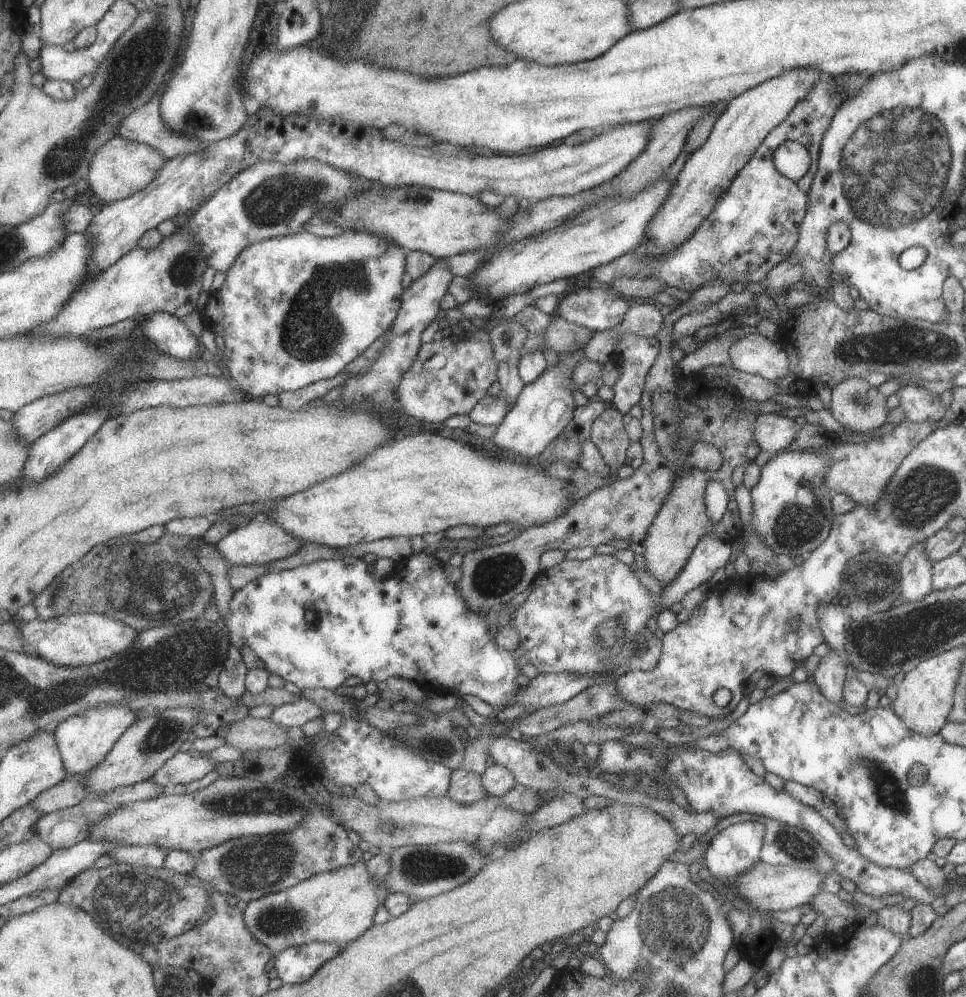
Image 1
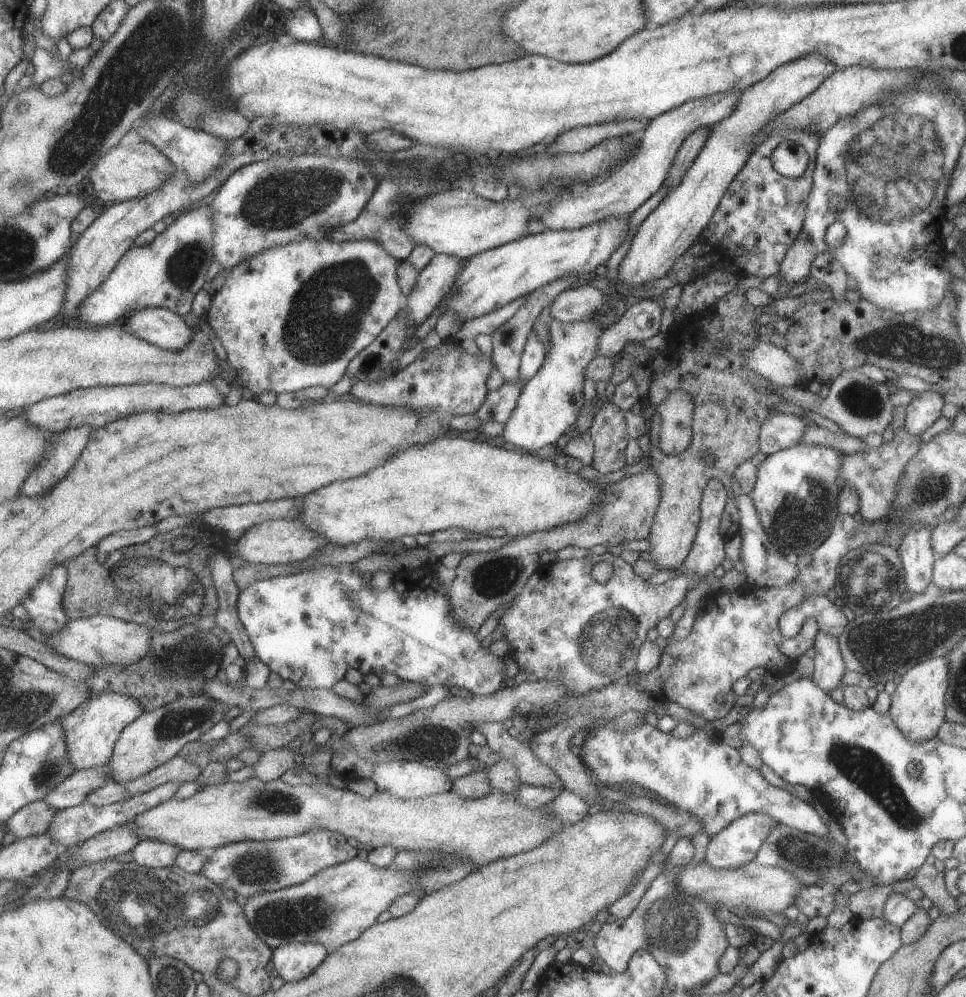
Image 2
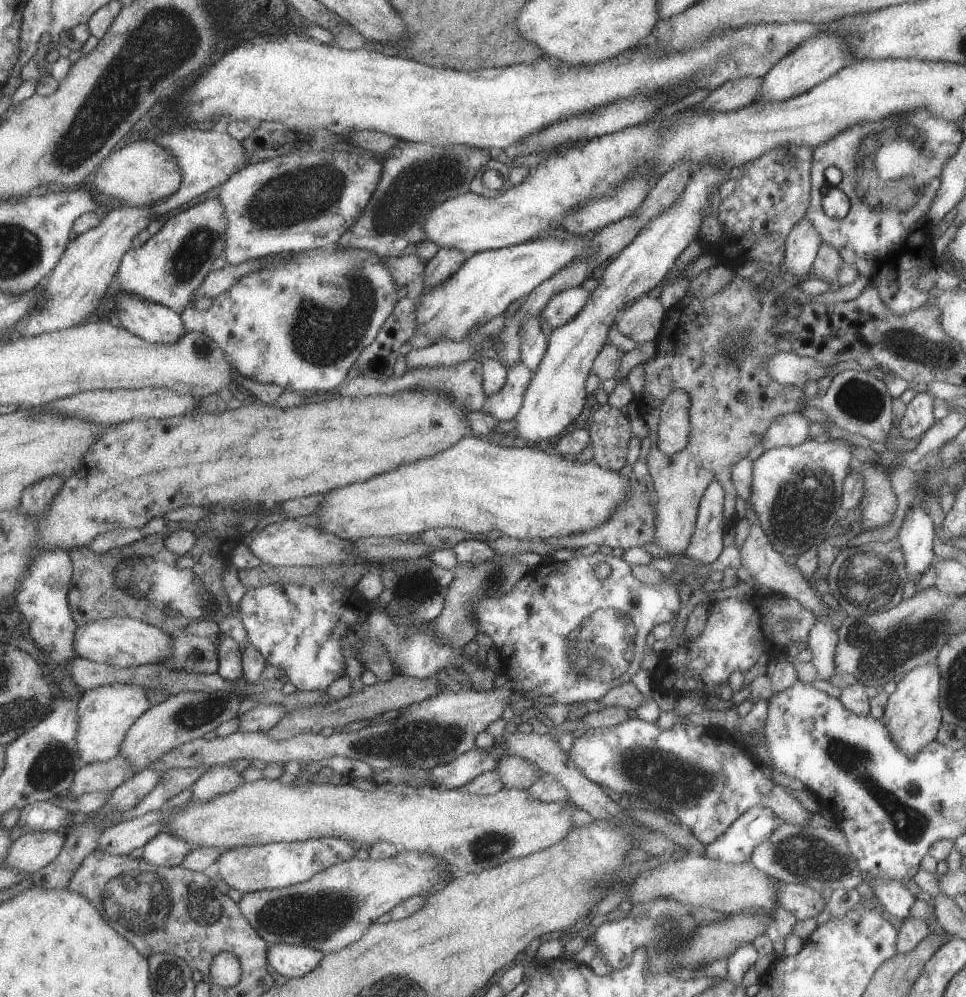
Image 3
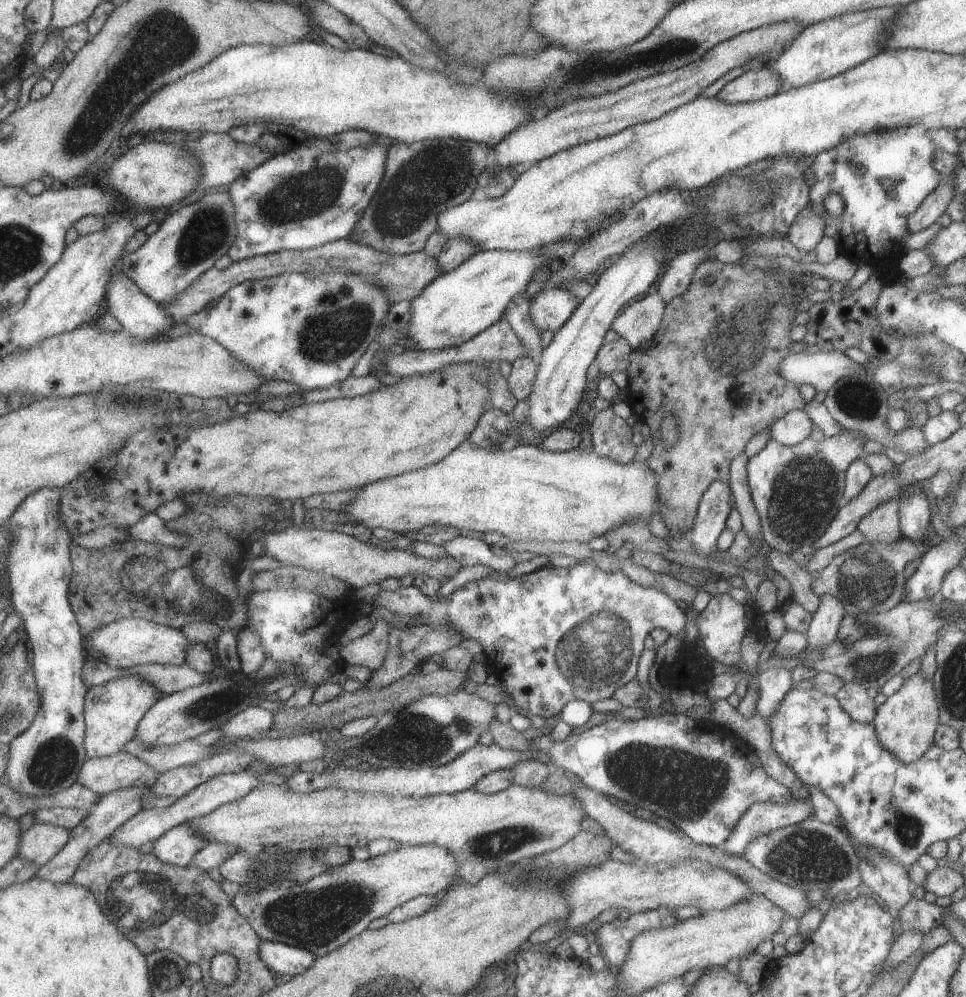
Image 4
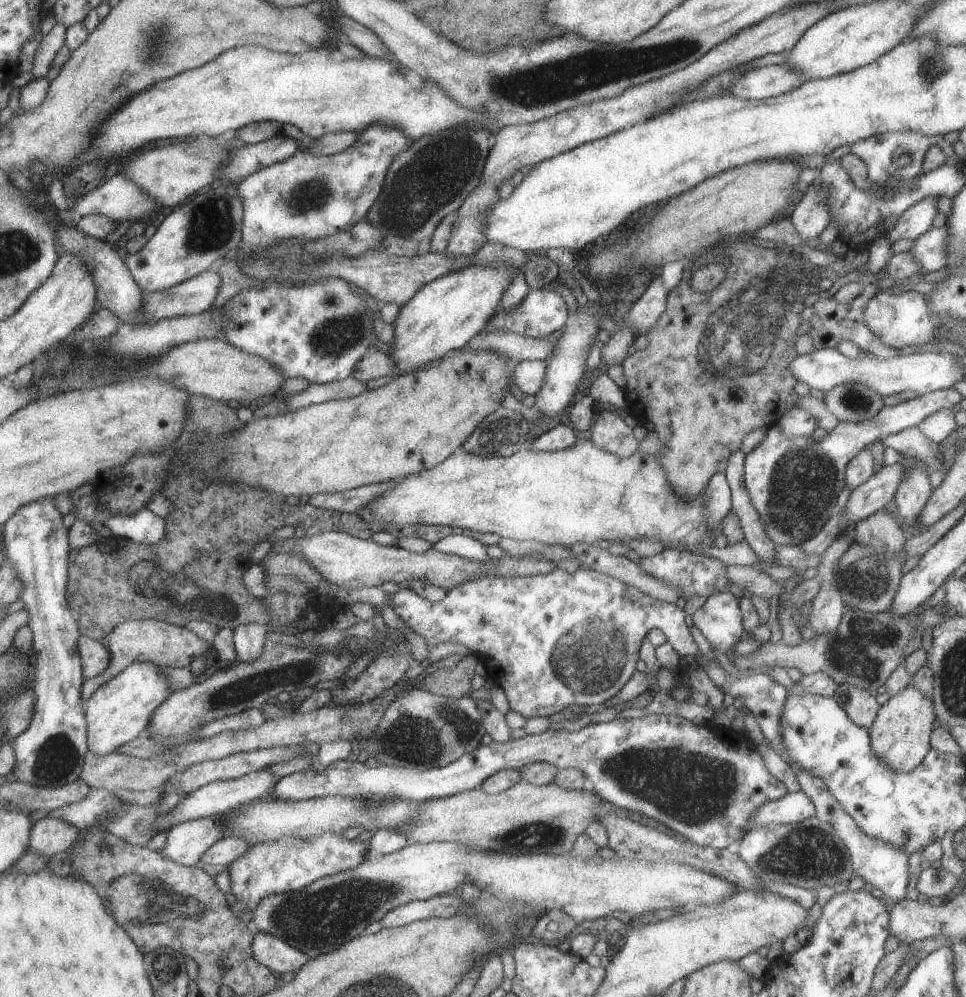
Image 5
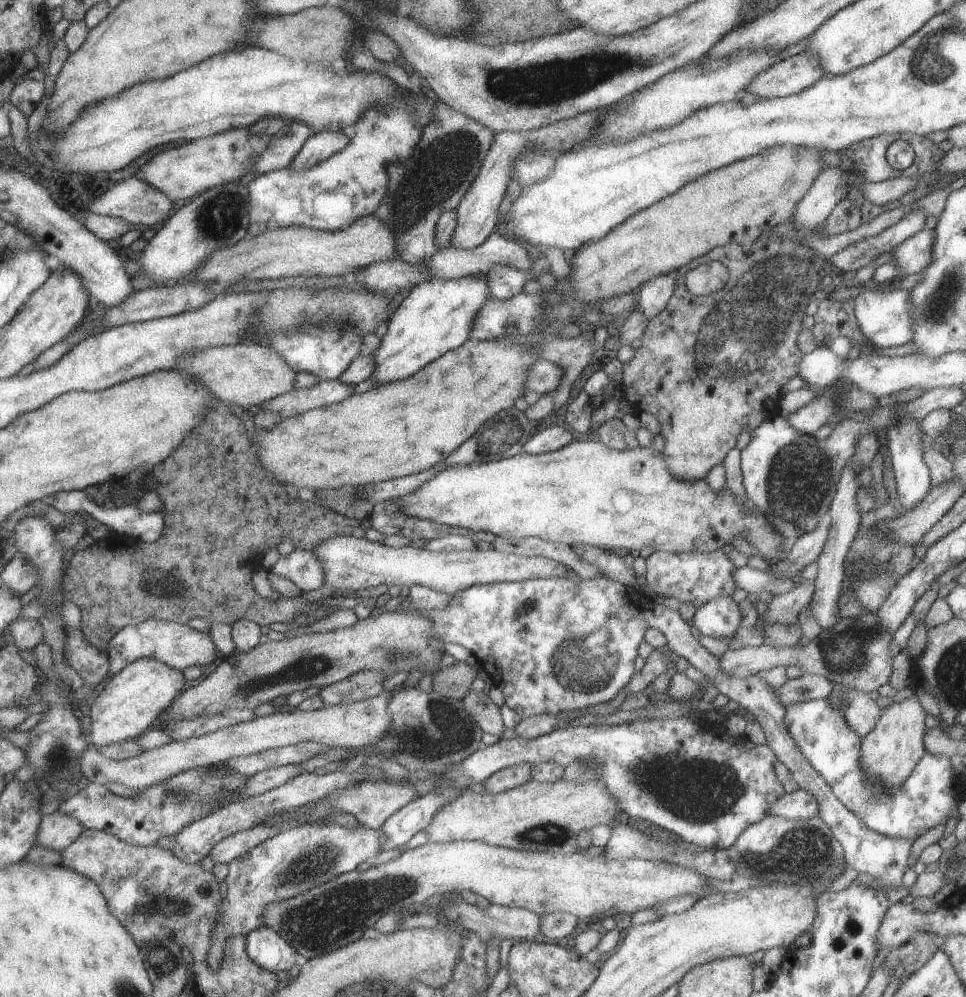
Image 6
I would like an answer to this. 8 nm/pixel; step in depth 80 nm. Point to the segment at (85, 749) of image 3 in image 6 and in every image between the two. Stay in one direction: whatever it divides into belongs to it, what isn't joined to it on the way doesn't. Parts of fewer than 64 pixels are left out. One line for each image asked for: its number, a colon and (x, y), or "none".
4: (111, 712)
5: (118, 711)
6: (133, 700)

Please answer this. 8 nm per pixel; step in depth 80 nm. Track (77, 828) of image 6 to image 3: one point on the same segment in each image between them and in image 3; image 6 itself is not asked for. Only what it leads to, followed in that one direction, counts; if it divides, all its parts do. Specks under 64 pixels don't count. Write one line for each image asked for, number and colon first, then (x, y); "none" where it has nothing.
3: (31, 851)
4: (41, 842)
5: (48, 836)

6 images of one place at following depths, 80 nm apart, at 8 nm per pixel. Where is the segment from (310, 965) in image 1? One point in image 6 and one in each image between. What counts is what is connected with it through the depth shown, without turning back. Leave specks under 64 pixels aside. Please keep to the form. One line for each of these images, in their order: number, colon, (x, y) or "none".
2: (293, 962)
3: (290, 961)
4: (281, 959)
5: (278, 957)
6: (267, 949)

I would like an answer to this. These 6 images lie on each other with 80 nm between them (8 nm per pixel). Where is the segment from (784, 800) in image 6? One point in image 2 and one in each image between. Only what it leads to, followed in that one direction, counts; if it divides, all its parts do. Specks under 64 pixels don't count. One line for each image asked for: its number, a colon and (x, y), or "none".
2: (737, 844)
3: (734, 846)
4: (761, 818)
5: (795, 807)

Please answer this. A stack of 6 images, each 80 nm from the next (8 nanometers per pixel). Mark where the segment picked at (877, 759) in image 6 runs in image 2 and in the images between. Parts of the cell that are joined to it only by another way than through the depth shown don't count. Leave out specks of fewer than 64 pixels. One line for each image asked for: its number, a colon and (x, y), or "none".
2: (917, 708)
3: (911, 715)
4: (905, 724)
5: (900, 734)

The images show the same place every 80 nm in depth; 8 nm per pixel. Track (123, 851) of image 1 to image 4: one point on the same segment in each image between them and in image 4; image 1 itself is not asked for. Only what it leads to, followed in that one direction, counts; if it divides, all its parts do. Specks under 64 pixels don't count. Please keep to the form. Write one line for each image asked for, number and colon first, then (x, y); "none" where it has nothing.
2: (150, 853)
3: (164, 850)
4: (176, 846)

